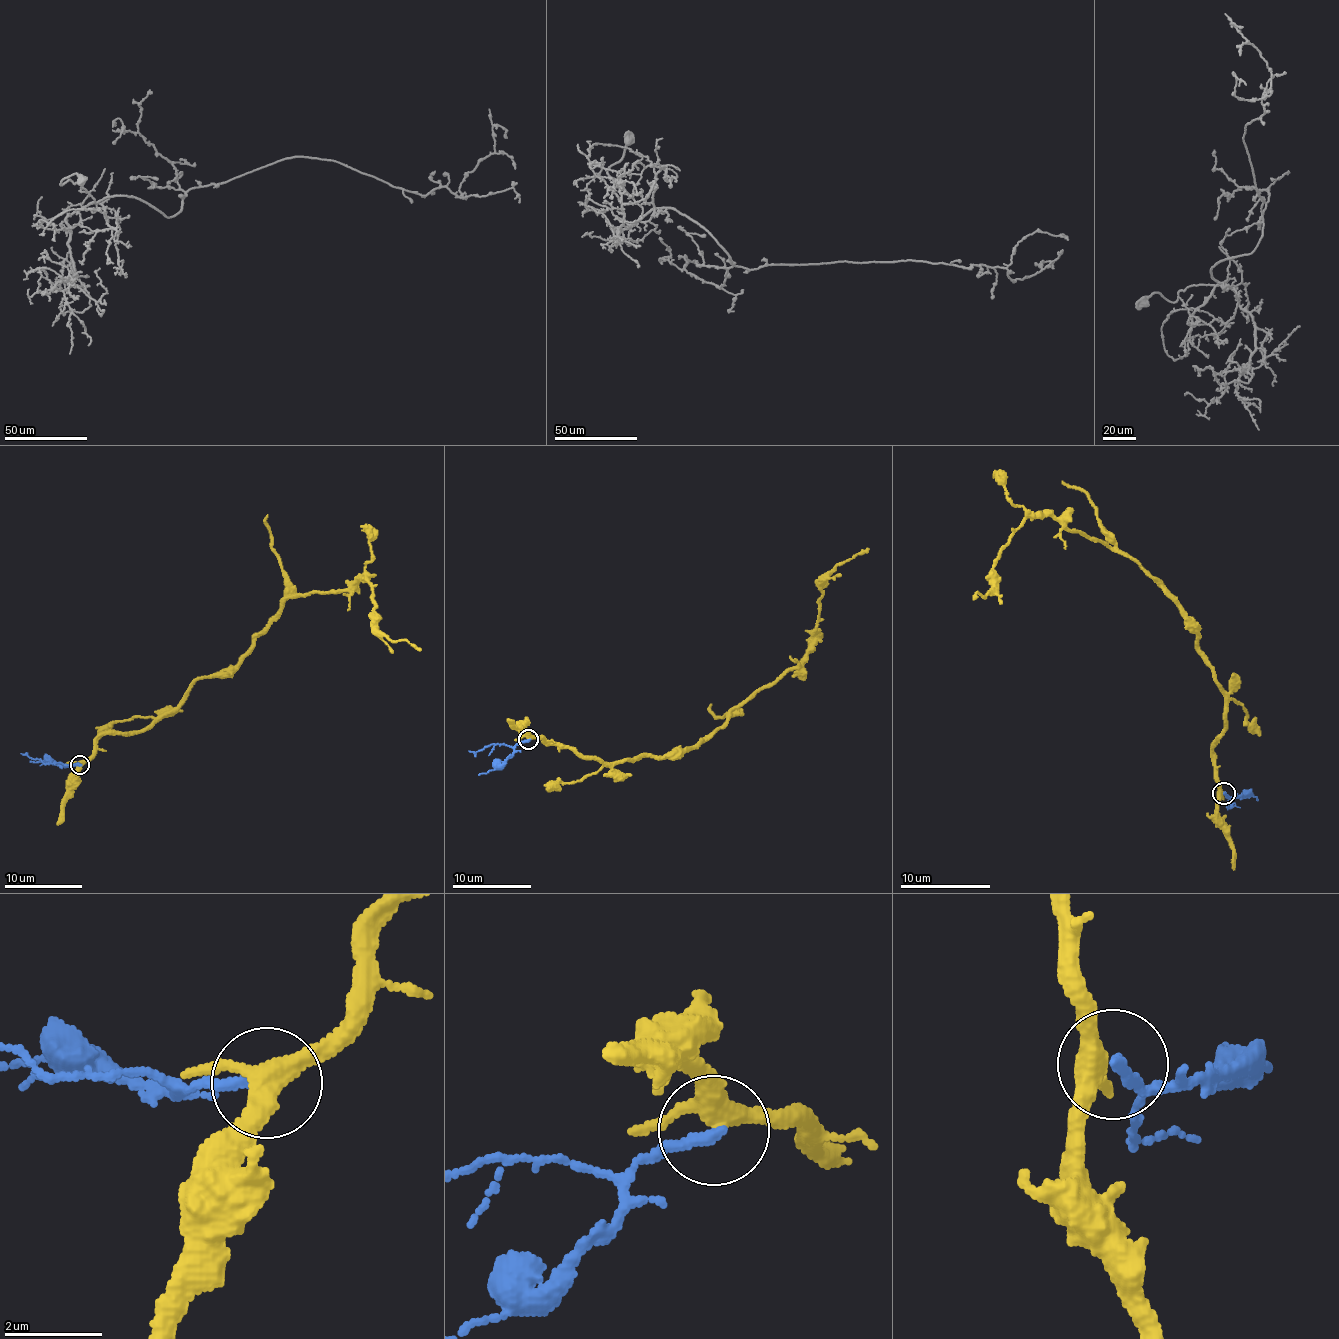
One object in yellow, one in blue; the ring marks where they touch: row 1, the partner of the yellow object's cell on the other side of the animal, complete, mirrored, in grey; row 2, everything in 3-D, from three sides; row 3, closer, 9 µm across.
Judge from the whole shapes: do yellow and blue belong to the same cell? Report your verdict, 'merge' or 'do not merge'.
do not merge

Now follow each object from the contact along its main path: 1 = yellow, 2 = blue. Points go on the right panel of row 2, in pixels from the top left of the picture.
1: (1222, 793), (1222, 687), (1189, 619), (1125, 552), (1030, 516), (1001, 552), (994, 588), (972, 598)
2: (1224, 793), (1226, 798), (1231, 796), (1230, 809)

